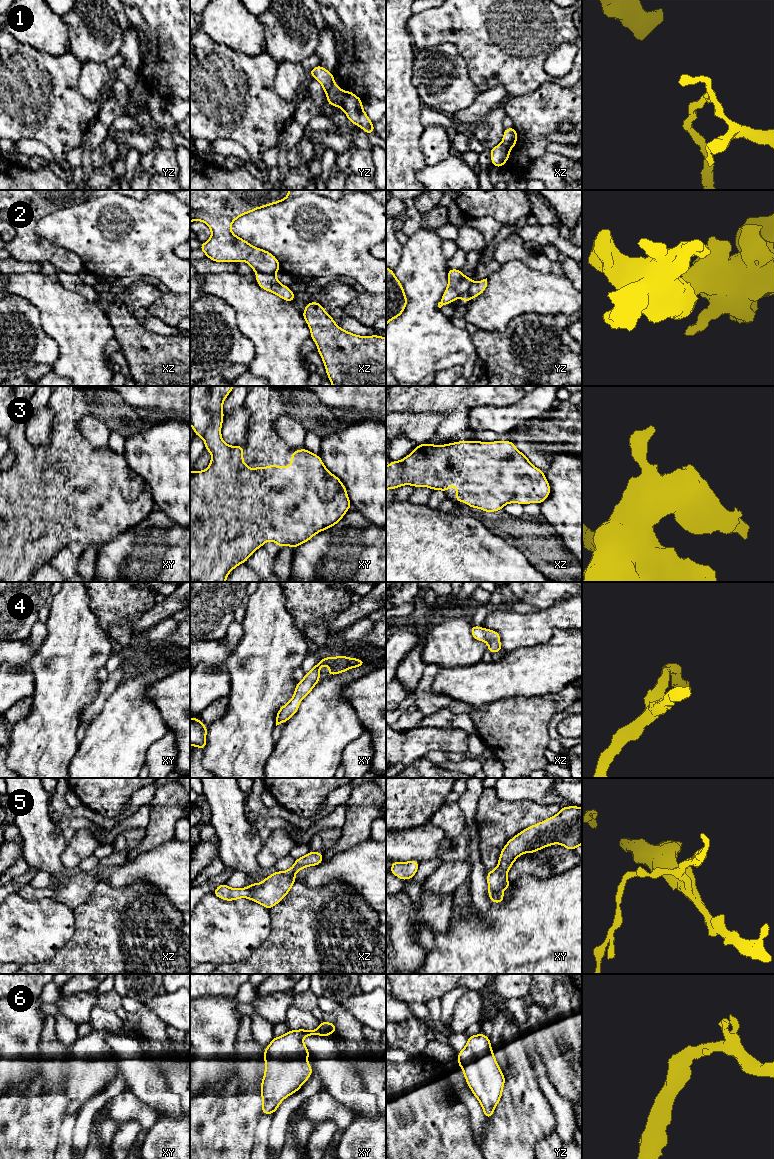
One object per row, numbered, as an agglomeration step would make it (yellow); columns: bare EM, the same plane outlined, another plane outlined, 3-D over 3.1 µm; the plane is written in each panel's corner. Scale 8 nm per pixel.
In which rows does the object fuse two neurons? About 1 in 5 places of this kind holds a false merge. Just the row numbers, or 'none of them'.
1, 2

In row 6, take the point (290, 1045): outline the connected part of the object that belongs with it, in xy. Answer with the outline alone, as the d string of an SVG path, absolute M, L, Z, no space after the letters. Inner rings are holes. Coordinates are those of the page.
M321 1021L320 1026L315 1030L290 1030L284 1035L272 1039L264 1050L265 1073L261 1082L260 1094L263 1100L262 1115L274 1114L281 1102L297 1092L311 1076L313 1068L307 1061L310 1054L303 1038L313 1035L330 1036L333 1032L336 1032L335 1023Z

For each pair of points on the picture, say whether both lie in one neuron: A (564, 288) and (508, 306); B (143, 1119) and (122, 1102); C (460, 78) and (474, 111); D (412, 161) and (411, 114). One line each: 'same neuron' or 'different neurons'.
A: same neuron
B: same neuron
C: different neurons
D: same neuron

